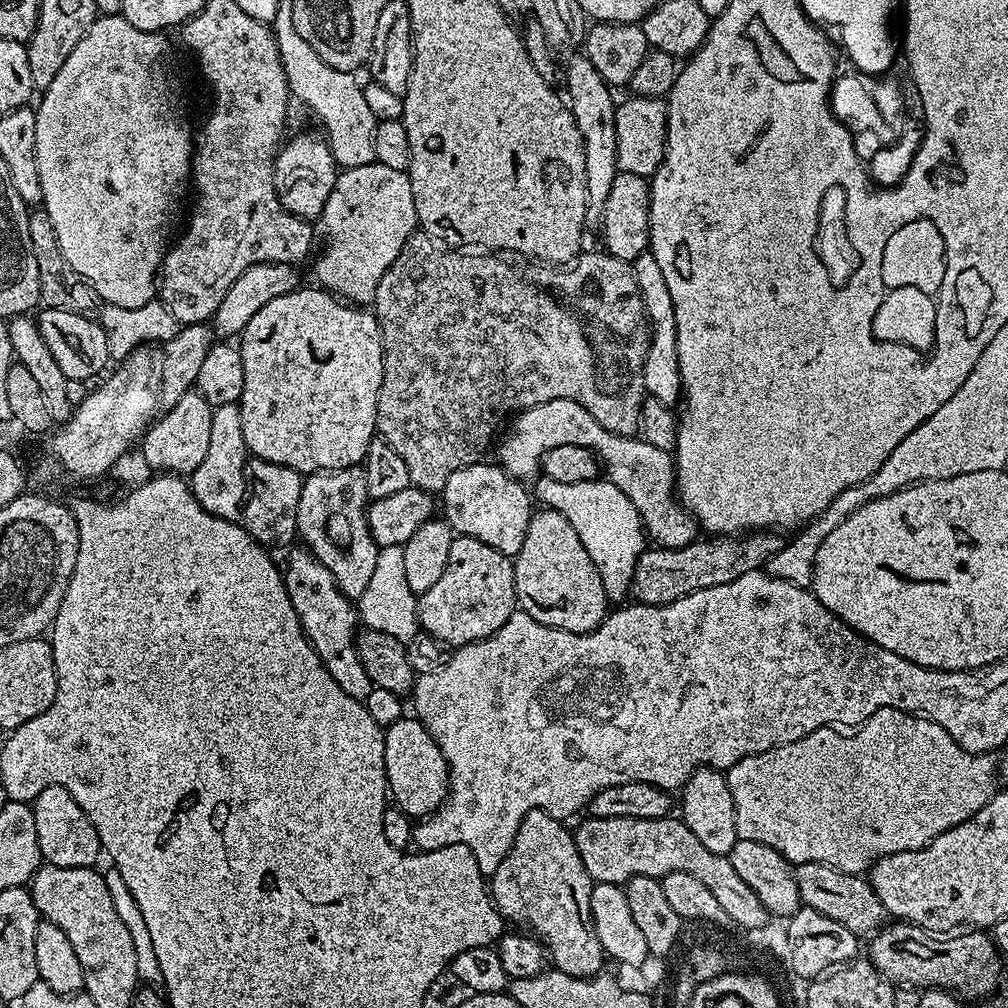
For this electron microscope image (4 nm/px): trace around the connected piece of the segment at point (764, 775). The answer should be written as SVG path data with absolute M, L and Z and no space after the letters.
M883 708L878 710L863 724L847 736L847 731L837 730L835 727L819 728L806 738L798 738L798 742L783 744L777 748L766 750L762 754L747 756L738 761L733 767L727 769L726 779L730 786L730 794L734 798L734 822L736 823L736 835L742 839L750 839L753 842L765 843L773 847L778 854L785 857L792 866L805 864L806 862L822 862L826 866L834 866L843 872L855 872L864 874L871 869L878 858L898 854L906 850L918 850L931 844L938 834L966 822L998 791L998 764L991 755L983 752L967 752L942 730L933 720L927 720L924 716L918 716L910 712L903 712L897 708Z

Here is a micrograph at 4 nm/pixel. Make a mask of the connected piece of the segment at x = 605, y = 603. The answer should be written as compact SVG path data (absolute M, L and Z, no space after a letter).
M544 506L533 511L530 526L526 526L526 542L522 542L522 550L515 556L512 569L519 611L530 614L530 618L534 618L534 622L542 626L574 634L586 634L597 629L610 610L610 601L605 594L601 575L598 574L590 554L587 553L586 546L582 546L574 526L570 526L570 522L566 522L563 514L555 512L553 508Z

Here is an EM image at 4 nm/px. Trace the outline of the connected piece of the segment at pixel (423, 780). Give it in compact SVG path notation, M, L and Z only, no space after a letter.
M402 718L384 729L384 761L391 799L408 817L423 818L444 803L448 796L448 763L438 750L438 742L430 738L419 720Z

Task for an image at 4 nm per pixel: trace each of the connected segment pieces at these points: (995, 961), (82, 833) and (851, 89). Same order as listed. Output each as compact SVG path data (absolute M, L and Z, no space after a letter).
M892 922L880 929L871 937L872 953L870 959L872 964L881 974L891 980L896 986L911 986L917 990L929 988L945 988L948 992L954 992L965 1001L979 1001L987 998L997 991L1000 980L1001 953L992 943L991 935L984 930L968 930L965 936L952 934L947 938L926 932L923 928L907 922Z
M49 786L46 790L42 790L42 794L38 794L36 800L31 801L31 806L34 814L34 830L38 834L40 855L47 863L59 868L91 868L97 863L95 860L102 856L98 830L94 830L90 818L82 810L80 801L74 795L73 789Z
M847 70L844 74L837 73L833 79L830 103L836 119L843 122L851 134L852 145L861 161L867 162L886 145L895 139L895 131L887 120L896 119L904 100L899 86L889 78L872 78L862 72Z

